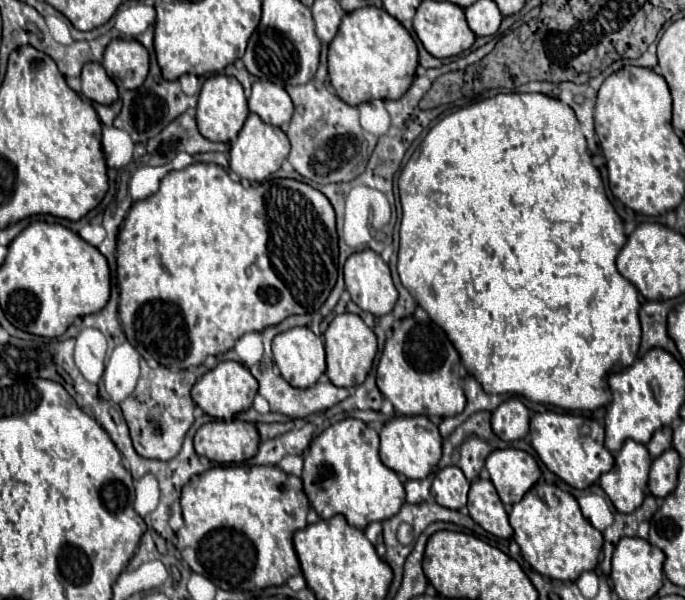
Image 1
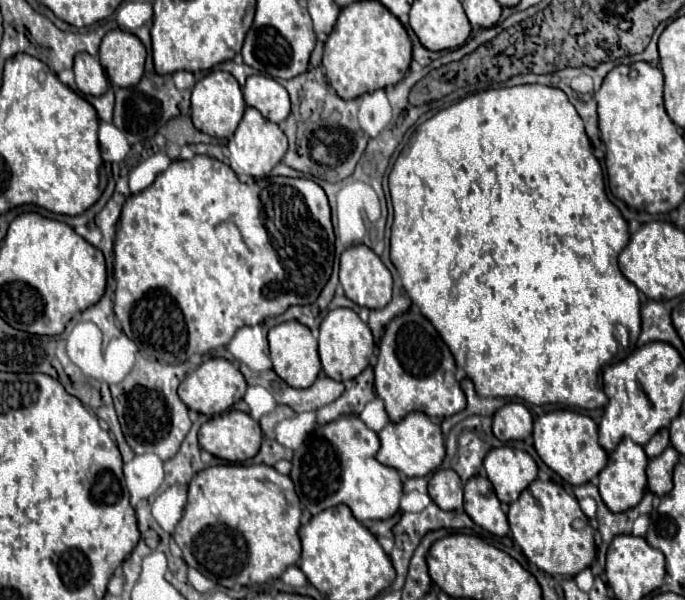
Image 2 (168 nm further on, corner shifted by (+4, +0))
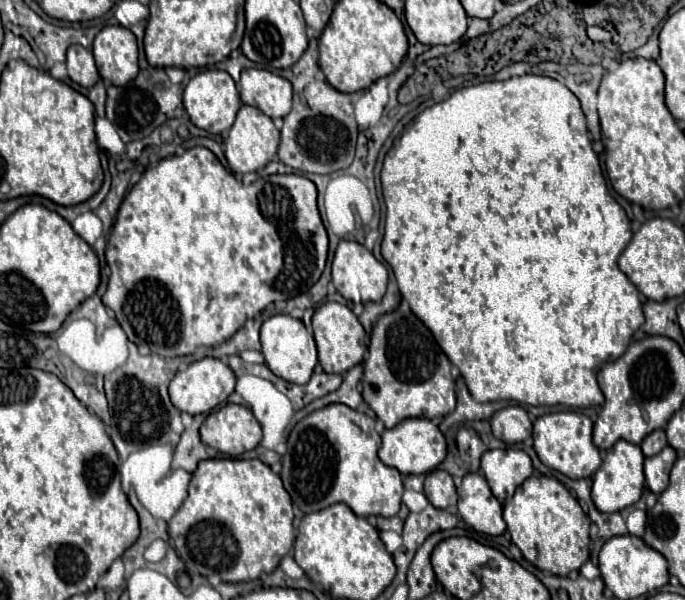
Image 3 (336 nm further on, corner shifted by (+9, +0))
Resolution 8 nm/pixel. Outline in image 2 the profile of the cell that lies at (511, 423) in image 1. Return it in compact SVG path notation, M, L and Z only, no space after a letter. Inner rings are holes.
M521 403L503 405L493 417L493 433L499 441L519 441L533 431L533 417Z

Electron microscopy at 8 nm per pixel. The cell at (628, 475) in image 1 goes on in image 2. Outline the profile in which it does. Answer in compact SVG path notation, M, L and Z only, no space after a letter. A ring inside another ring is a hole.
M623 439L617 445L617 449L609 455L607 467L599 473L599 493L601 493L603 503L609 507L609 511L623 513L641 501L645 487L647 487L647 475L645 475L647 461L649 459L647 459L643 447L633 443L631 439Z

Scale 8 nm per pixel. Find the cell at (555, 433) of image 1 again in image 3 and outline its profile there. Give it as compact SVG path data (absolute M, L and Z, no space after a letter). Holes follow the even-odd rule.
M558 411L558 413L542 415L534 423L532 437L534 437L534 449L540 457L540 461L546 467L564 473L570 479L592 477L602 463L600 453L598 453L596 445L592 443L592 421L582 413Z

